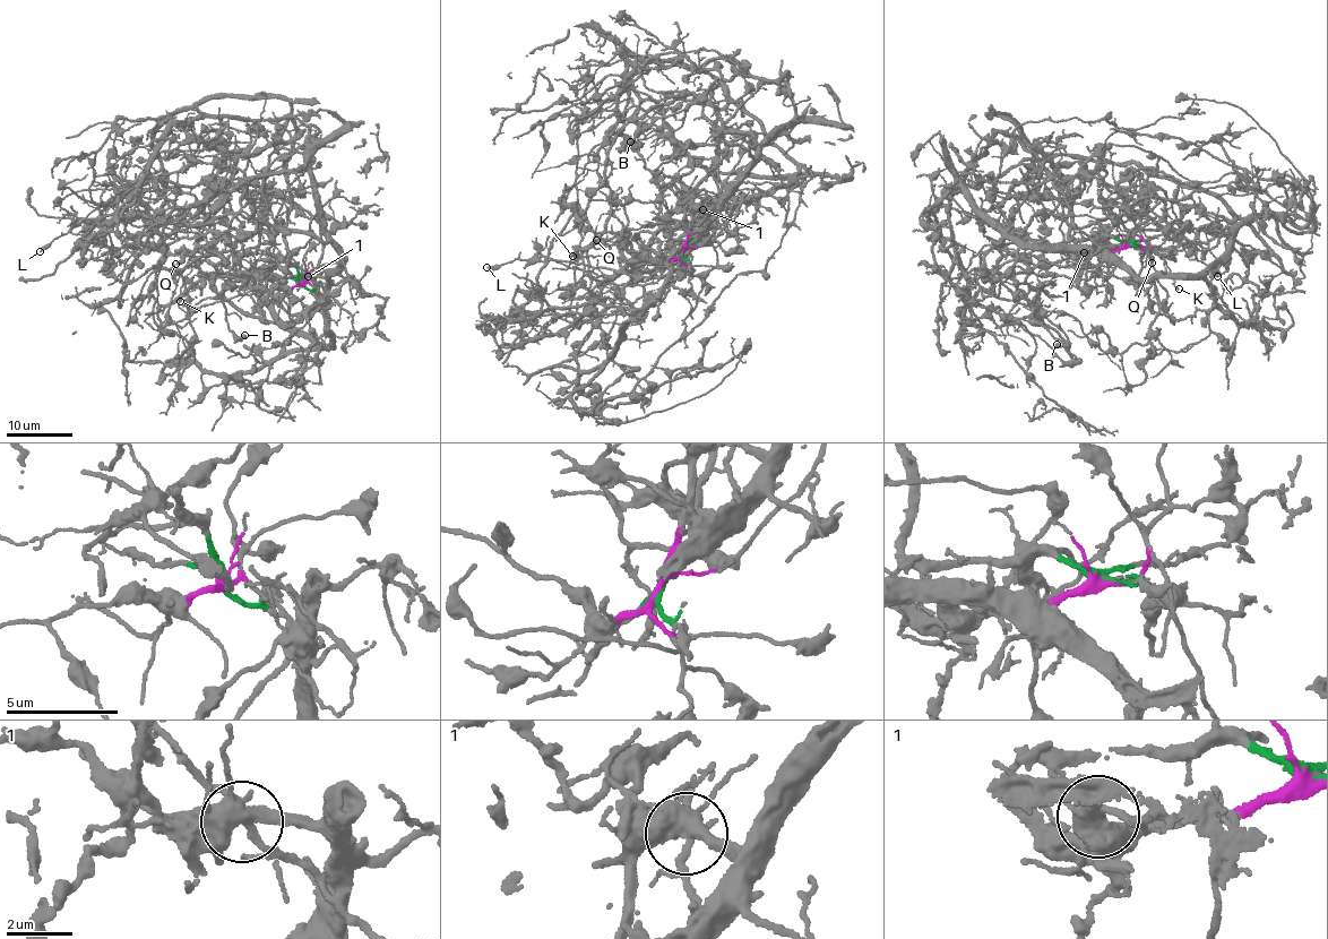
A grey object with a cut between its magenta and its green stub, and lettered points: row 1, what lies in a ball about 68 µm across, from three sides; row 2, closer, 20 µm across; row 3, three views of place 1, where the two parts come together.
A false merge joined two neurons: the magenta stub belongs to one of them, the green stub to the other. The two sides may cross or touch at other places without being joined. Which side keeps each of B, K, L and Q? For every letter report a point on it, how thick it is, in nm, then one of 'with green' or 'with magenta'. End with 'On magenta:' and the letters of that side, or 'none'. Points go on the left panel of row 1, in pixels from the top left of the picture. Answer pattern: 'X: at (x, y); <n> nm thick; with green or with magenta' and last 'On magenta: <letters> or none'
B: at (244, 335); 360 nm thick; with magenta
K: at (180, 301); 140 nm thick; with magenta
L: at (40, 251); 340 nm thick; with magenta
Q: at (175, 264); 360 nm thick; with magenta
On magenta: B, K, L, Q

